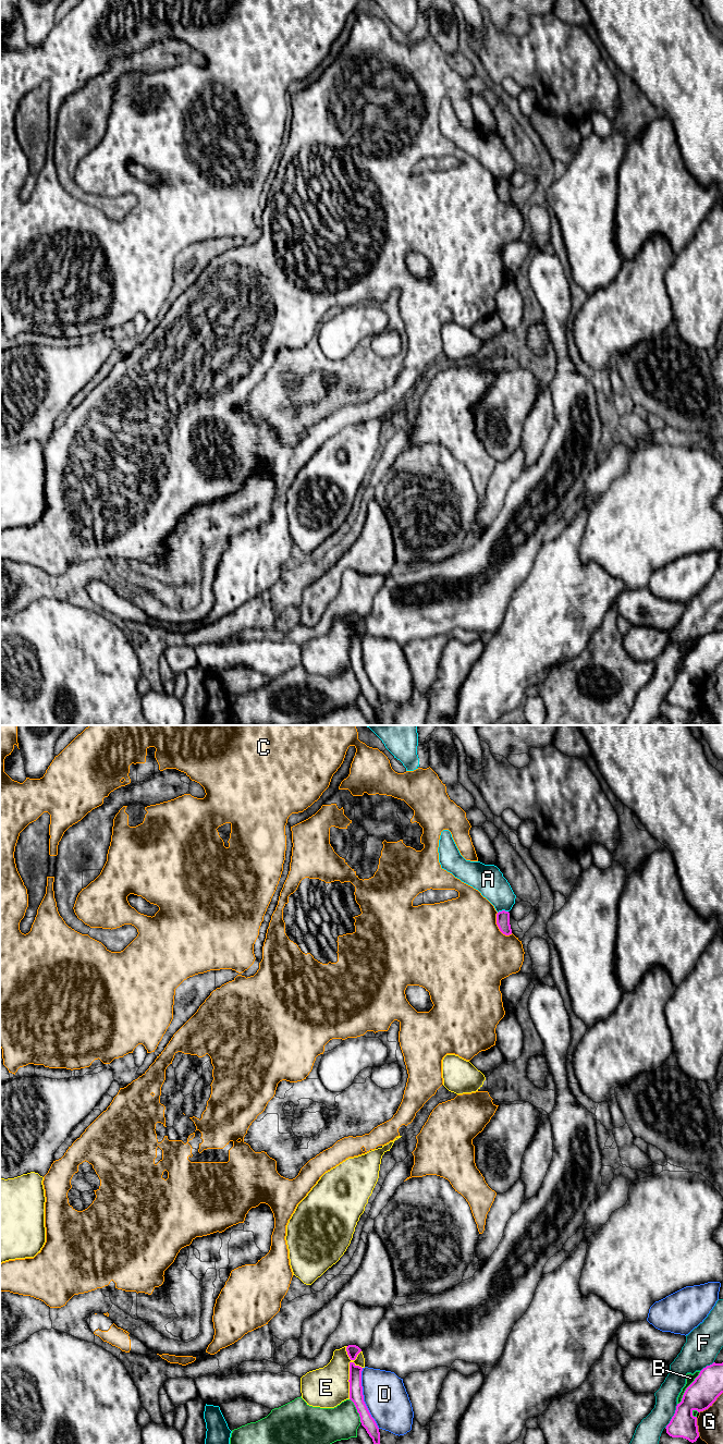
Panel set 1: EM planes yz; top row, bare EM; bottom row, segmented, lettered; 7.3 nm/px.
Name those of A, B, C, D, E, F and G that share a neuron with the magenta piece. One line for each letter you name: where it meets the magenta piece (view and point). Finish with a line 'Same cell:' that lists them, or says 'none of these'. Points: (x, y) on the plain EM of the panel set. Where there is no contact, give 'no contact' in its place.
Same cell: none of these

